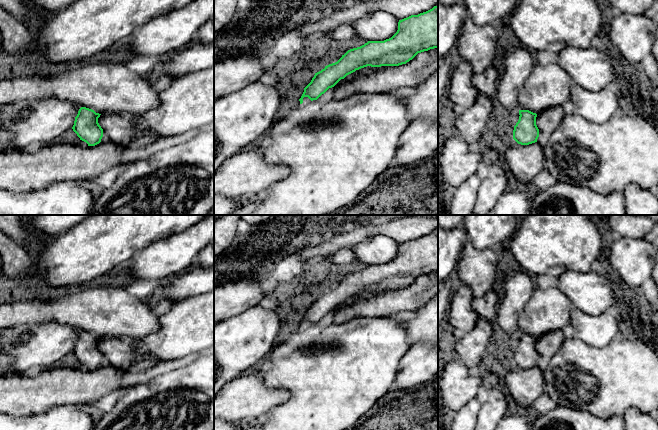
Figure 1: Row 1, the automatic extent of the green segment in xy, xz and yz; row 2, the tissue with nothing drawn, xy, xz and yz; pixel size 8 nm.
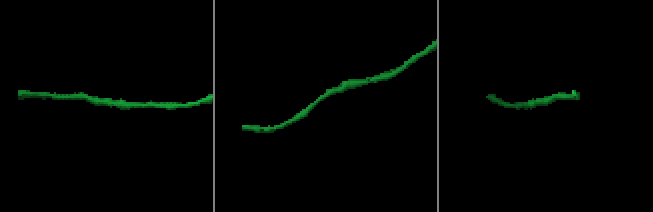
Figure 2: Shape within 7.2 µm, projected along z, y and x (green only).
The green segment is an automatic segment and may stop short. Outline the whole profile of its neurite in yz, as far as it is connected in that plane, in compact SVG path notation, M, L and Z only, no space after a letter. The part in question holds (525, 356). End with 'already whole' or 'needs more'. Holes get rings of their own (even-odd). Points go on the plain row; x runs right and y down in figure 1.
M556 330L540 338L519 334L519 339L519 344L514 350L513 363L521 369L537 366L544 371L552 356L561 347L565 336L561 330Z | needs more

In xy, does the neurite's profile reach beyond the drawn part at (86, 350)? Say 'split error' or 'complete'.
split error

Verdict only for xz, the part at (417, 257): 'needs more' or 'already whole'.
needs more

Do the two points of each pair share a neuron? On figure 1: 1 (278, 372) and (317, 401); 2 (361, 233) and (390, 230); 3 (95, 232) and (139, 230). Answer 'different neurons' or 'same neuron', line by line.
1: same neuron
2: same neuron
3: same neuron

